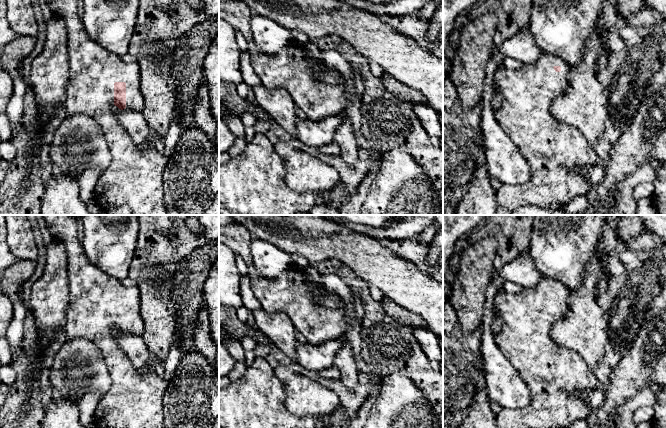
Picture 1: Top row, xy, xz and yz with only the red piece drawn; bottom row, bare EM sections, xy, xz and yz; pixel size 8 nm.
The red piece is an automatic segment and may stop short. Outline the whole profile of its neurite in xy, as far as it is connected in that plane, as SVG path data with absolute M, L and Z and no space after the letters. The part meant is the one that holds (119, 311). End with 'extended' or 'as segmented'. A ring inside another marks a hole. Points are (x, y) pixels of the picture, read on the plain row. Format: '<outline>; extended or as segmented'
M43 215L46 228L53 239L61 241L67 252L67 271L69 286L69 306L65 333L68 340L83 338L94 343L102 352L108 372L111 376L111 387L99 401L93 423L97 428L210 428L219 415L219 380L215 365L196 350L185 353L174 375L167 379L164 362L152 356L148 362L148 371L139 374L125 353L119 348L113 330L142 336L144 324L140 315L140 294L137 286L123 286L116 278L103 273L90 263L78 238L80 225L75 215Z; extended

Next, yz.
M542 276L534 288L523 288L518 294L498 291L494 298L494 310L501 317L502 327L495 336L495 342L502 354L516 368L530 390L531 402L519 409L502 409L495 416L497 428L568 428L576 420L592 415L587 402L577 398L575 393L593 390L601 386L590 371L587 363L578 353L558 346L551 338L550 330L569 311L570 290L559 280Z; extended

